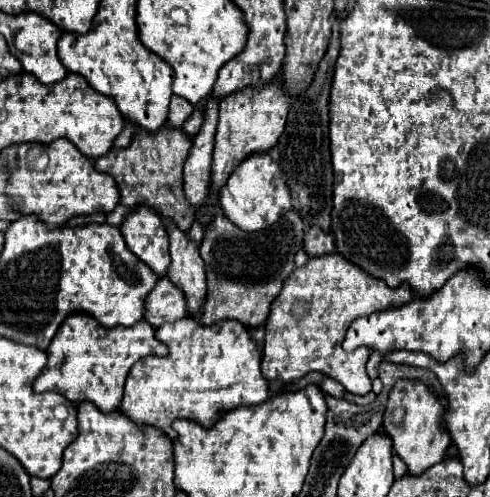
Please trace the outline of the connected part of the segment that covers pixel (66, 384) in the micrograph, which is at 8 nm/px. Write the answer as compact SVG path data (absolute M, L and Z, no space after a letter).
M71 314L59 326L53 342L47 348L49 362L41 376L35 380L35 392L59 392L71 402L89 400L97 404L101 412L119 408L123 398L125 378L131 366L143 356L165 356L167 346L155 338L149 322L137 322L135 326L101 326L91 314Z

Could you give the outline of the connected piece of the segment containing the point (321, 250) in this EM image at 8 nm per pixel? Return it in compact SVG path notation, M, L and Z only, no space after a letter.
M311 226L309 232L305 232L305 250L309 256L323 256L335 252L333 232L323 232L317 230L317 226Z

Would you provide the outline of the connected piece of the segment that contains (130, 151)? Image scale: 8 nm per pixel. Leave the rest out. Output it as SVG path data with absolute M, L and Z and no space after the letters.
M165 122L157 132L145 132L135 126L135 134L127 148L111 148L107 154L95 160L99 172L107 172L115 178L121 190L121 202L129 208L147 204L161 216L169 216L181 230L189 230L195 218L195 208L187 202L183 192L183 166L189 156L193 140L183 134L181 128Z

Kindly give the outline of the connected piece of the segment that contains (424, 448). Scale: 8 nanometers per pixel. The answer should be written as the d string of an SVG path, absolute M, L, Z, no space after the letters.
M413 380L395 382L385 408L383 430L393 438L393 450L403 458L409 474L421 474L445 458L451 438L445 434L445 426L441 426L441 410L445 410L445 406L427 384Z

